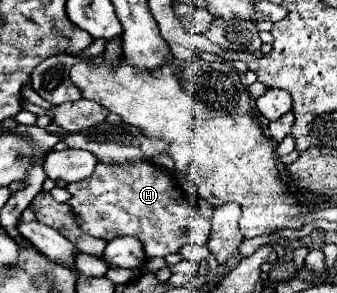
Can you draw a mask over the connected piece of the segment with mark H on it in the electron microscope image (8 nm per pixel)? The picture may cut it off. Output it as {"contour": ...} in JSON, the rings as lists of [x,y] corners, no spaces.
{"contour":[[[147,160],[135,162],[135,166],[99,162],[89,178],[67,184],[67,190],[73,194],[69,206],[91,236],[105,240],[135,236],[151,258],[179,252],[185,244],[207,244],[209,222],[191,208],[173,176]]]}

